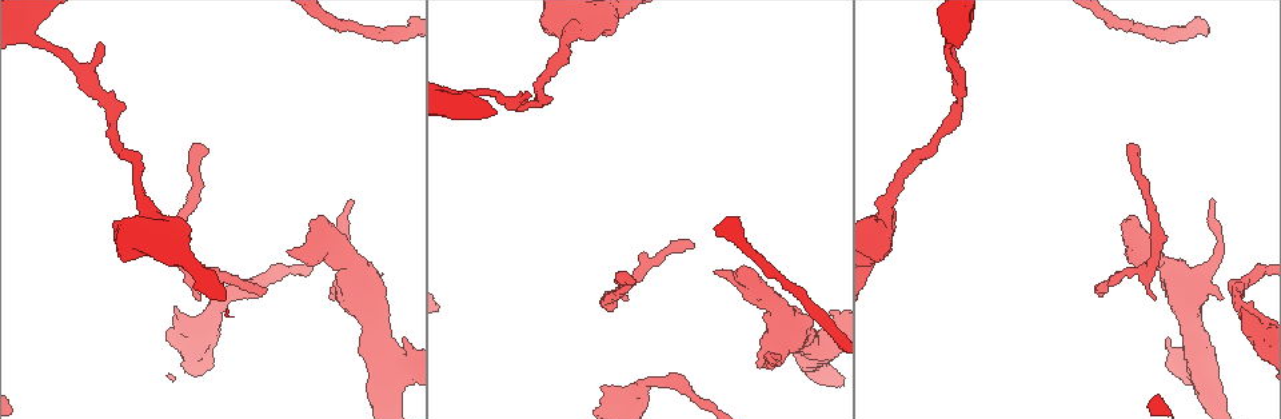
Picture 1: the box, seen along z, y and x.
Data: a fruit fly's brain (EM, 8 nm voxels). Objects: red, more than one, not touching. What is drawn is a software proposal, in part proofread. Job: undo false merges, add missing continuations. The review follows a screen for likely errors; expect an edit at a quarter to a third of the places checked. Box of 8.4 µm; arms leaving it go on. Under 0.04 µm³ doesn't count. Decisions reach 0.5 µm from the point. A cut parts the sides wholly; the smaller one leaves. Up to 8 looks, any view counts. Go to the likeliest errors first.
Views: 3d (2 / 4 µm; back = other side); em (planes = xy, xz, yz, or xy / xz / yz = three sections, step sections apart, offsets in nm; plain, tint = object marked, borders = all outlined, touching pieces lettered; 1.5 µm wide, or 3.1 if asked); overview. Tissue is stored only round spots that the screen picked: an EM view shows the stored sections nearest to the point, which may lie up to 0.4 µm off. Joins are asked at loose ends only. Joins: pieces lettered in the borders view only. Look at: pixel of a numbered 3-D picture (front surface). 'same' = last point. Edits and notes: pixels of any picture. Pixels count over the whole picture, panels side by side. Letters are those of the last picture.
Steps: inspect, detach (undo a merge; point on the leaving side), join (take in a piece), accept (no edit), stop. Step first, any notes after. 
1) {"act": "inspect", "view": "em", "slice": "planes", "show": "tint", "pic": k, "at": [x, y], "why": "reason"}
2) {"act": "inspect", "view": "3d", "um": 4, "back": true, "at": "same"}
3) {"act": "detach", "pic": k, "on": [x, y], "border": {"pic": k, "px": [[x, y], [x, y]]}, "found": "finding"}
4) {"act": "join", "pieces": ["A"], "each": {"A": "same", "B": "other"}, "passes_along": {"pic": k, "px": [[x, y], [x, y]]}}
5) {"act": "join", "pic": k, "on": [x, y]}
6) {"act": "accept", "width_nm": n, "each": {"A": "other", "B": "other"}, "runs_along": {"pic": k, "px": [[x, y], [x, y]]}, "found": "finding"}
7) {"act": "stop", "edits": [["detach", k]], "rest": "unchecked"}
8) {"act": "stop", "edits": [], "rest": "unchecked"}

{"act": "inspect", "view": "em", "slice": "planes", "show": "borders", "pic": 1, "at": [1129, 145], "why": "free end"}

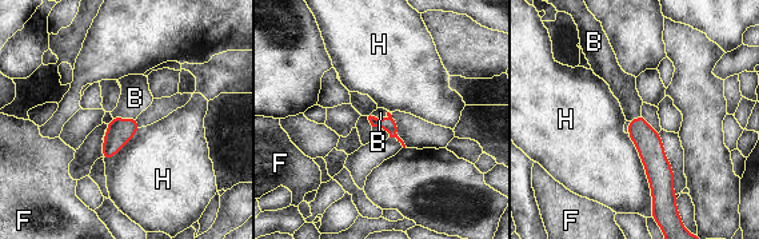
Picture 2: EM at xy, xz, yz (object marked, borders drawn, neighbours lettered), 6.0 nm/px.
{"act": "join", "pieces": ["B"], "each": {"B": "same", "F": "other", "H": "other"}, "passes_along": {"pic": 2, "px": [[388, 124], [382, 119], [380, 112]]}, "found": "it goes on there"}

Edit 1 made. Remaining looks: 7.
{"act": "inspect", "view": "em", "slice": "planes", "show": "borders", "pic": 1, "at": [755, 271], "why": "free end"}

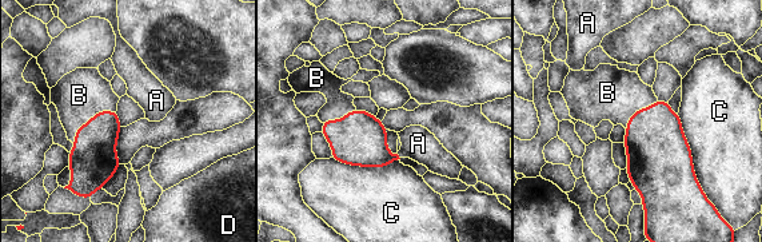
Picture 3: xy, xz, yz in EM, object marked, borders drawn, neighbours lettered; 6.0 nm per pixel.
{"act": "join", "pieces": ["B"], "longest_contact_nm": ["C", 480], "each": {"A": "other", "B": "same", "C": "other", "D": "other"}, "passes_along": {"pic": 3, "px": [[94, 161], [88, 120], [79, 95]]}, "found": "it goes on there"}

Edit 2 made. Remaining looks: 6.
{"act": "inspect", "view": "overview"}

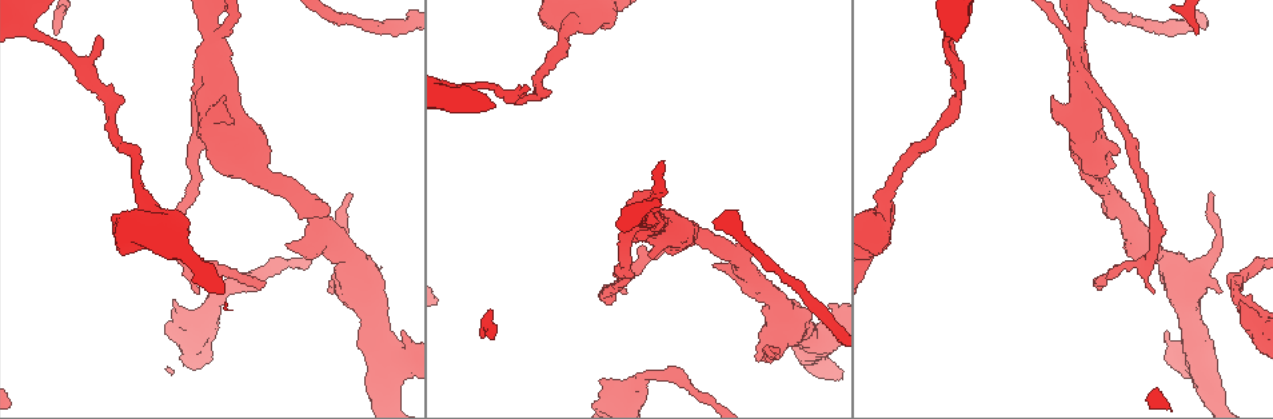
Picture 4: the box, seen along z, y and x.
{"act": "inspect", "view": "3d", "um": 2, "pic": 4, "at": [955, 19], "why": "sudden change in width"}

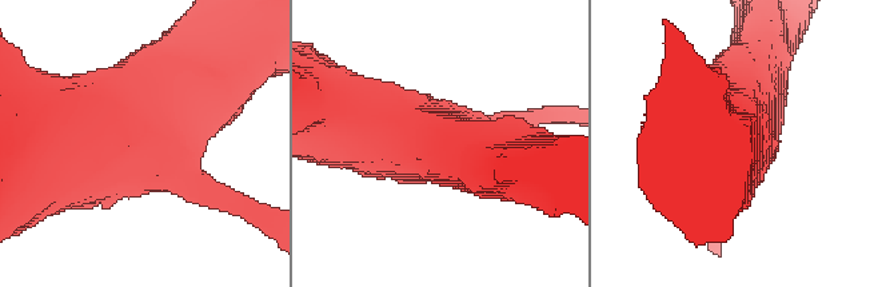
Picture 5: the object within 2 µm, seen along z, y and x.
{"act": "inspect", "view": "em", "slice": "planes", "show": "plain", "pic": 5, "at": [162, 144], "why": "shape alone is not enough"}

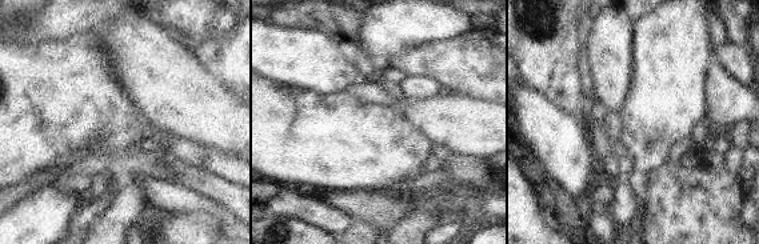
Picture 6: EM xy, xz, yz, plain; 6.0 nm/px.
{"act": "inspect", "view": "em", "slice": "planes", "show": "borders", "at": "same"}

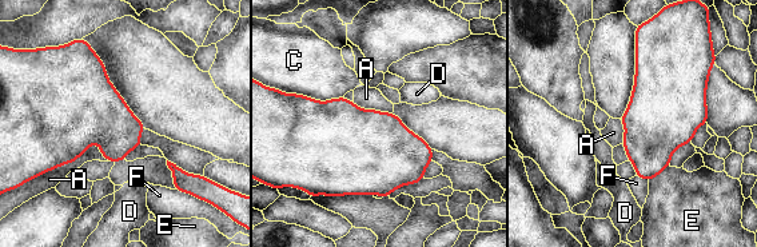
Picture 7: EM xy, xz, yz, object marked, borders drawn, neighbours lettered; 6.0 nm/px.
{"act": "accept", "longest_contact_nm": ["A", 360], "each": {"A": "other", "C": "other", "D": "other", "E": "other", "F": "other"}, "border": {"pic": 7, "px": [[669, 164], [649, 180]]}, "found": "one cell here"}

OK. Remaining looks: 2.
{"act": "stop", "edits": [["join", 2], ["join", 3]], "rest": "unchecked"}

